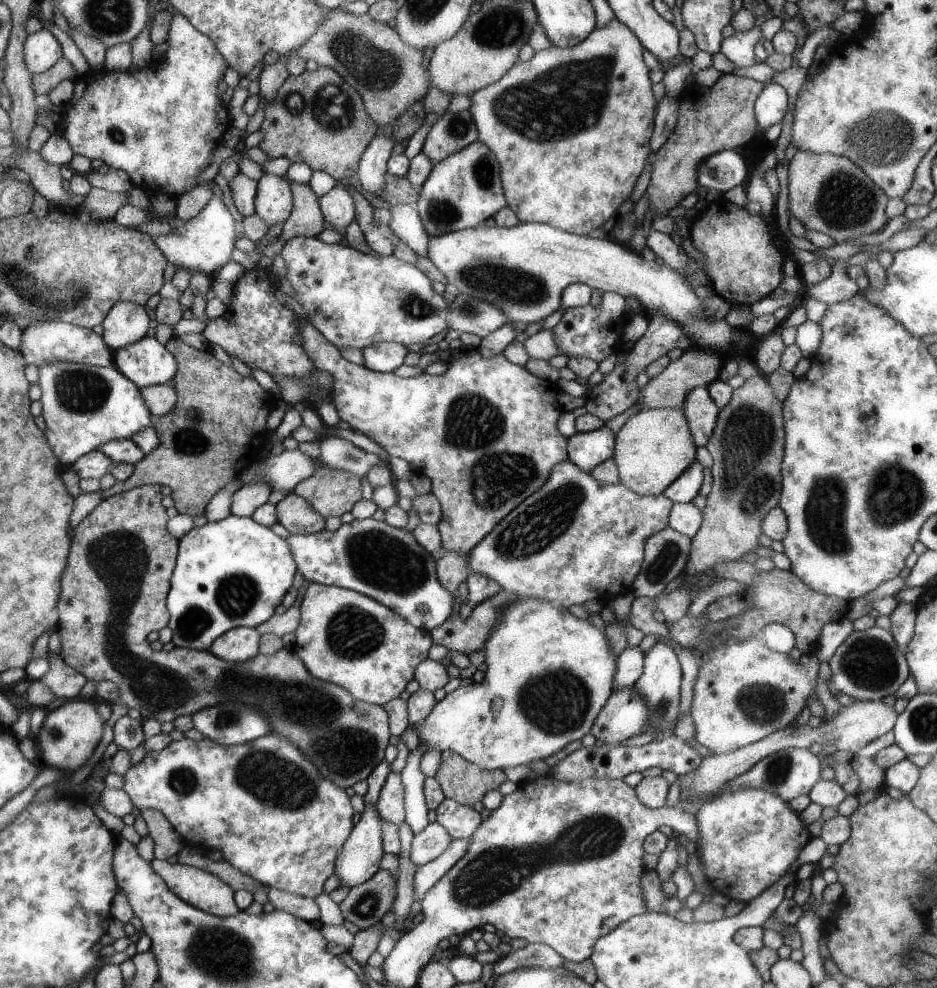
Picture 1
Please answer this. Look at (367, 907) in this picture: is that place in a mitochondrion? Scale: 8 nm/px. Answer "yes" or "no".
yes

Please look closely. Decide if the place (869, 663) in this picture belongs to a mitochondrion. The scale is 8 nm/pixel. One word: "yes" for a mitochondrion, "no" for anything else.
yes

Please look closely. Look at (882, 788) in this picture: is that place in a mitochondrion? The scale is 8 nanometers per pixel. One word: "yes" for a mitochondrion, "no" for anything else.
no

